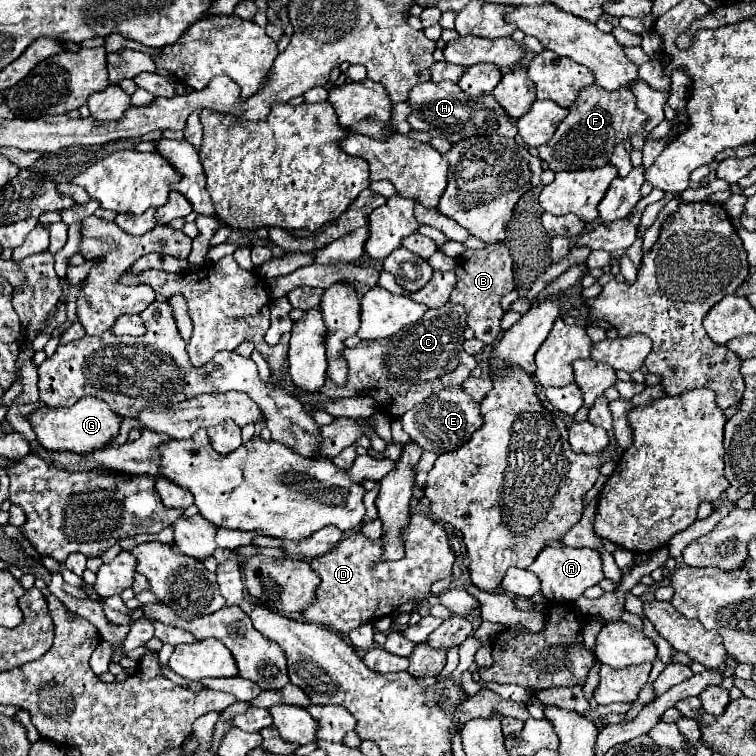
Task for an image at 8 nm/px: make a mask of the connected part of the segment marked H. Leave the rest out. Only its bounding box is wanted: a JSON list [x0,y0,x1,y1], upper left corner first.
[407,80,517,142]

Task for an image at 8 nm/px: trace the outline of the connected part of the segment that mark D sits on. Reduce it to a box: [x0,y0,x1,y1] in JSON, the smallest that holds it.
[303,514,455,634]

